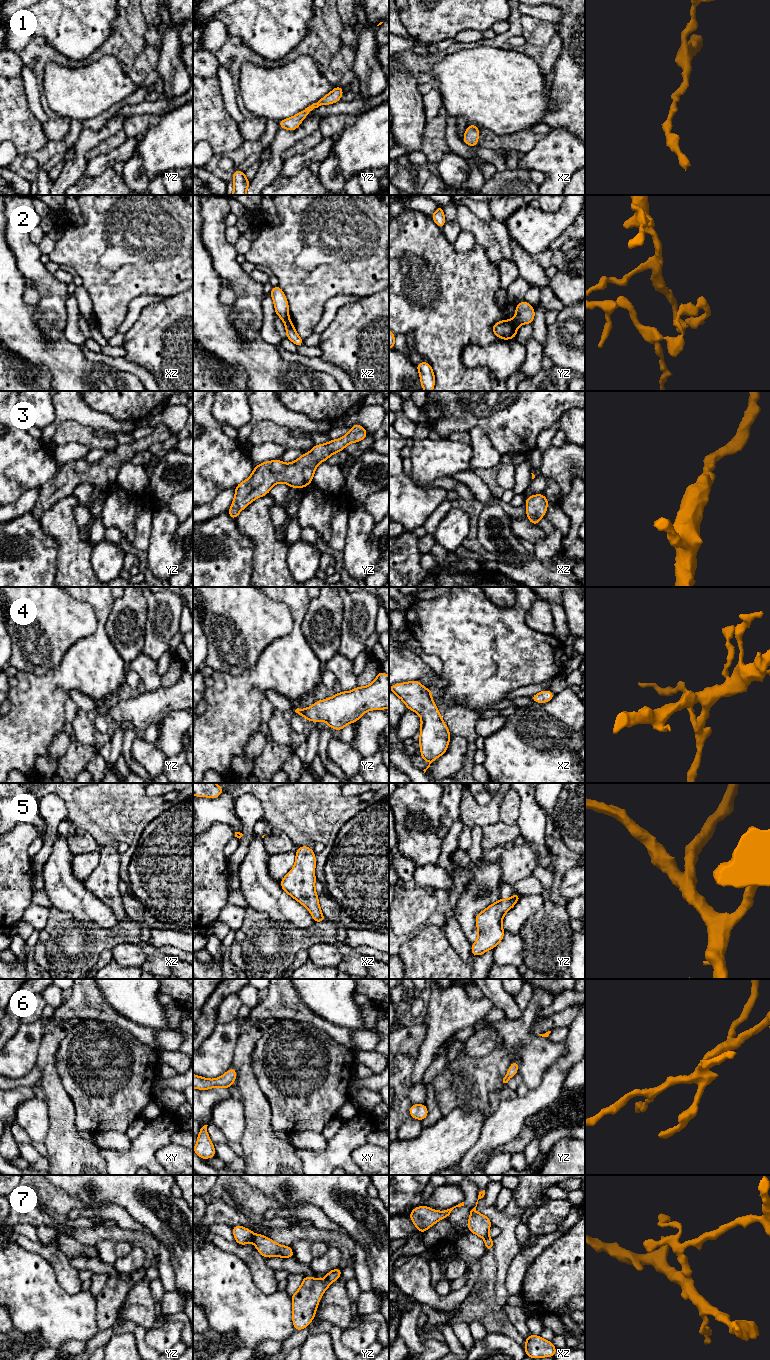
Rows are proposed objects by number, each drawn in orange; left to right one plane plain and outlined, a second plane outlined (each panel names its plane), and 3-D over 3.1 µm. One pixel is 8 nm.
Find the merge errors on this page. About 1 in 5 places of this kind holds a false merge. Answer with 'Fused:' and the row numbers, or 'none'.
Fused: 2, 7

